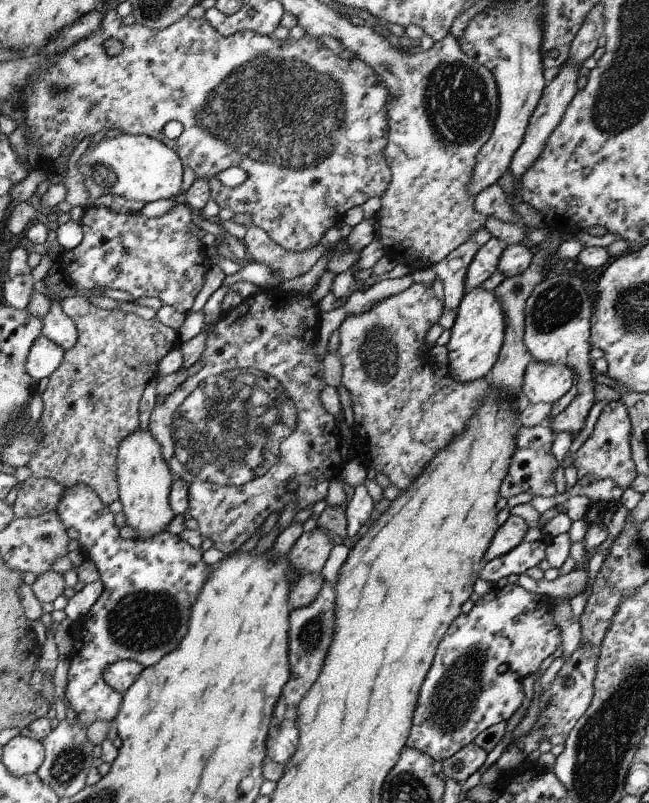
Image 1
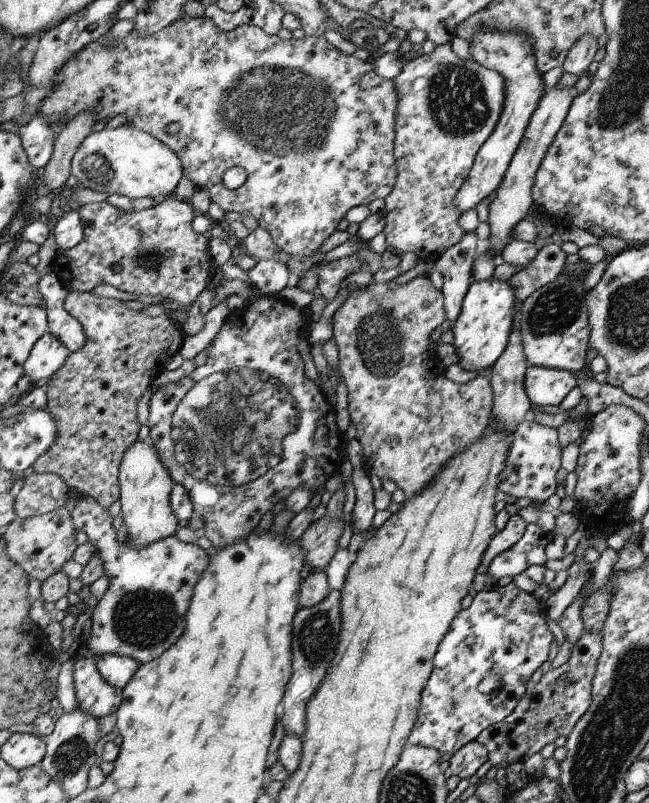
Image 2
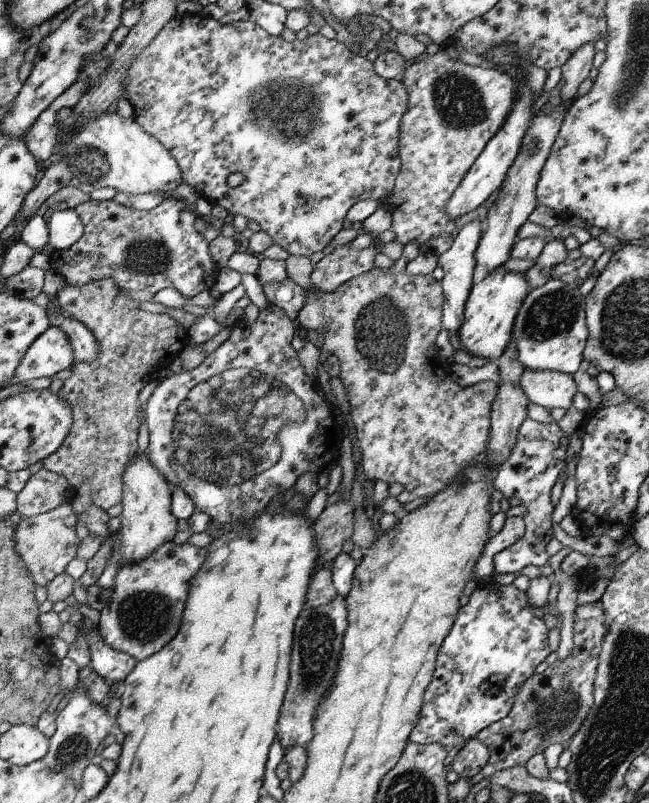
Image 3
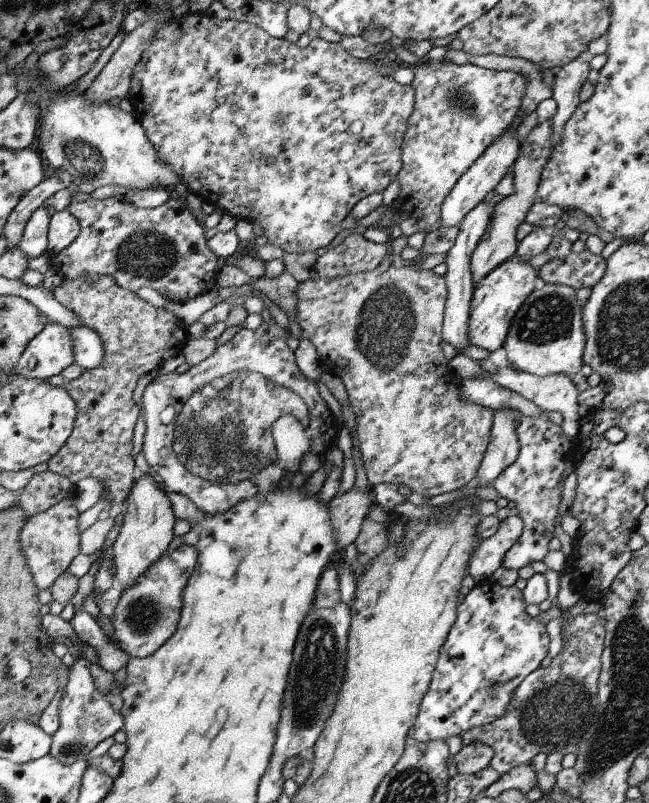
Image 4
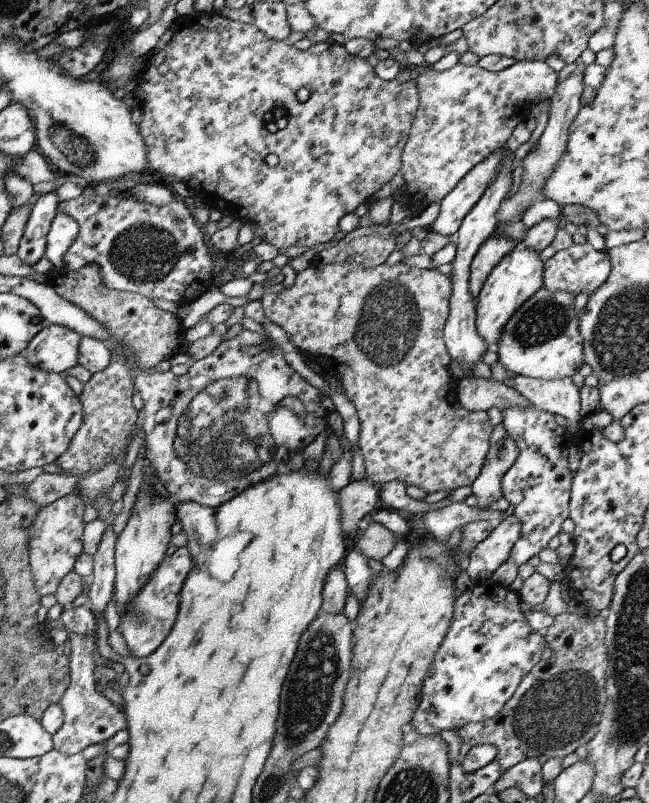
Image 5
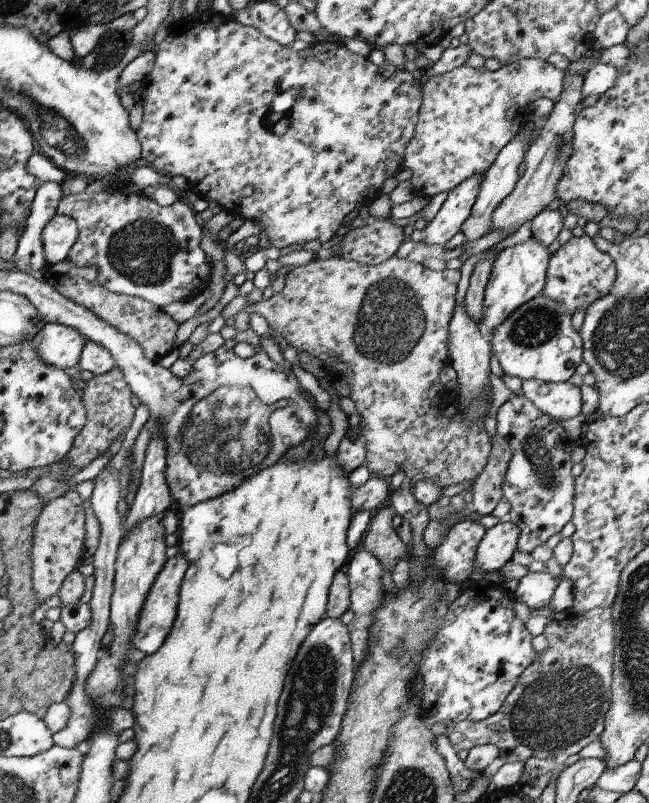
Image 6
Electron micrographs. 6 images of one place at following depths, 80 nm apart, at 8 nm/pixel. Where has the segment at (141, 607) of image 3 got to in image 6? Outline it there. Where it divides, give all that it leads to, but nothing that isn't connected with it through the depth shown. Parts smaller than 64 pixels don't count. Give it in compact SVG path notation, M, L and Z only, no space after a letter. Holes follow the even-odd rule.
M179 552L174 558L170 558L169 563L165 564L165 568L162 568L161 574L150 588L149 596L142 608L142 616L138 618L138 630L132 636L134 648L144 652L147 656L158 652L166 636L169 636L168 632L172 630L172 624L176 622L180 588L187 570L188 560L184 553Z

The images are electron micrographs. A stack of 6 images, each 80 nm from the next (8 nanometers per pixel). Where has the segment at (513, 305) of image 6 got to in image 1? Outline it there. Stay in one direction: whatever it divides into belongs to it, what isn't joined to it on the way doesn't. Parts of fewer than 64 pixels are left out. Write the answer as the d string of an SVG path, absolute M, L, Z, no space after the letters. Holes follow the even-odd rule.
M476 287L466 293L457 308L457 317L451 328L451 337L446 345L448 349L447 365L449 374L458 382L472 382L477 378L488 378L496 364L504 340L505 316L501 301L493 291L484 291Z

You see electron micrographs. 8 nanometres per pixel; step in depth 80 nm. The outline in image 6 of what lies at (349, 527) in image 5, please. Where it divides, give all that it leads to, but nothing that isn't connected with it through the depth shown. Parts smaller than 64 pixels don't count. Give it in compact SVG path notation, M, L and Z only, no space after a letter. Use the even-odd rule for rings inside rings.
M372 475L366 484L354 490L353 510L369 510L372 513L388 503L390 480Z

